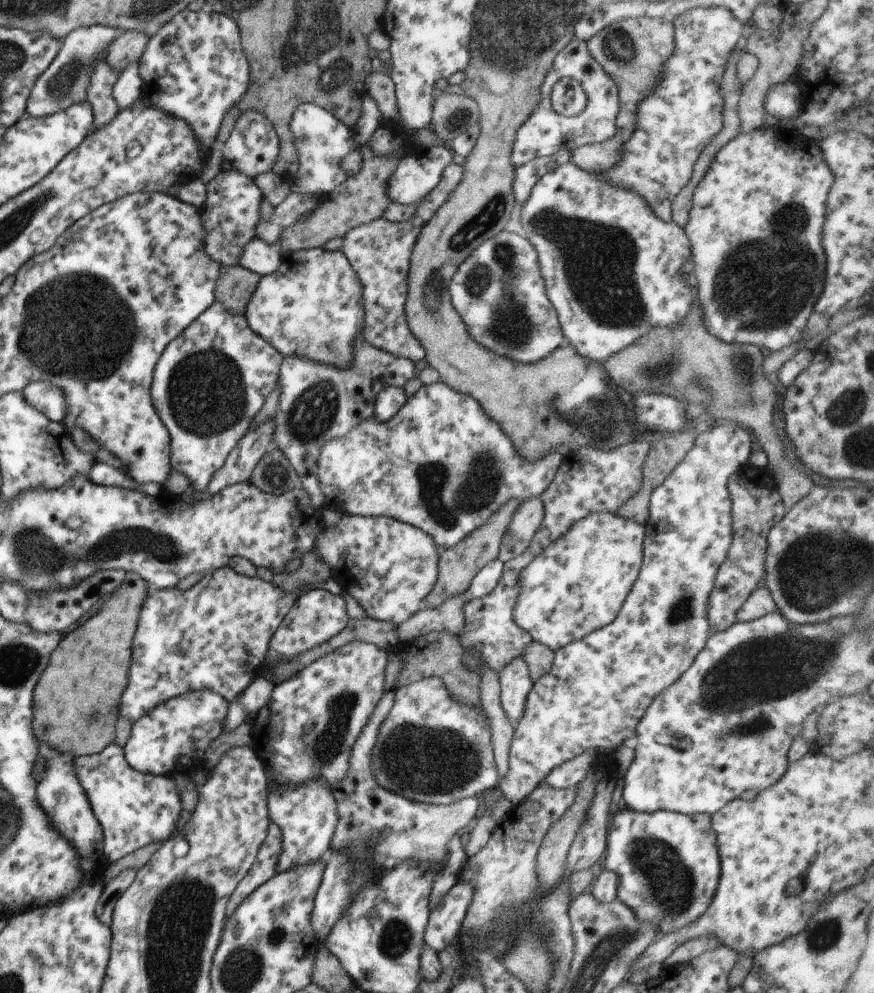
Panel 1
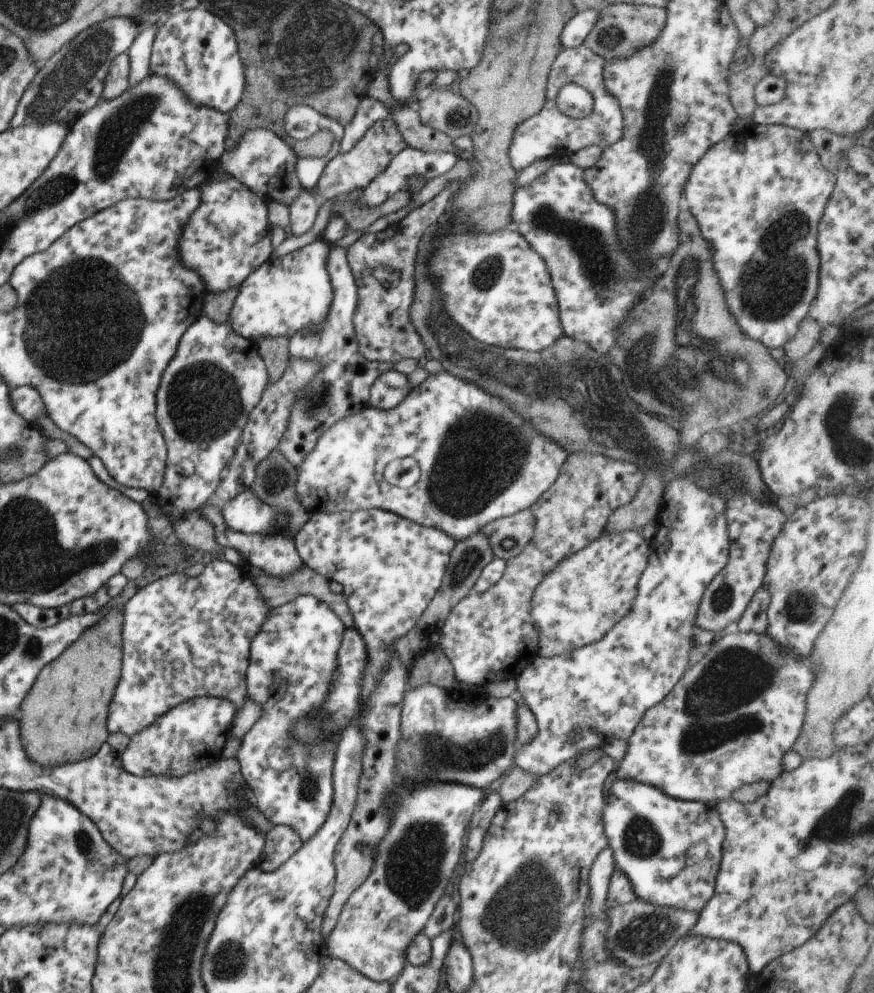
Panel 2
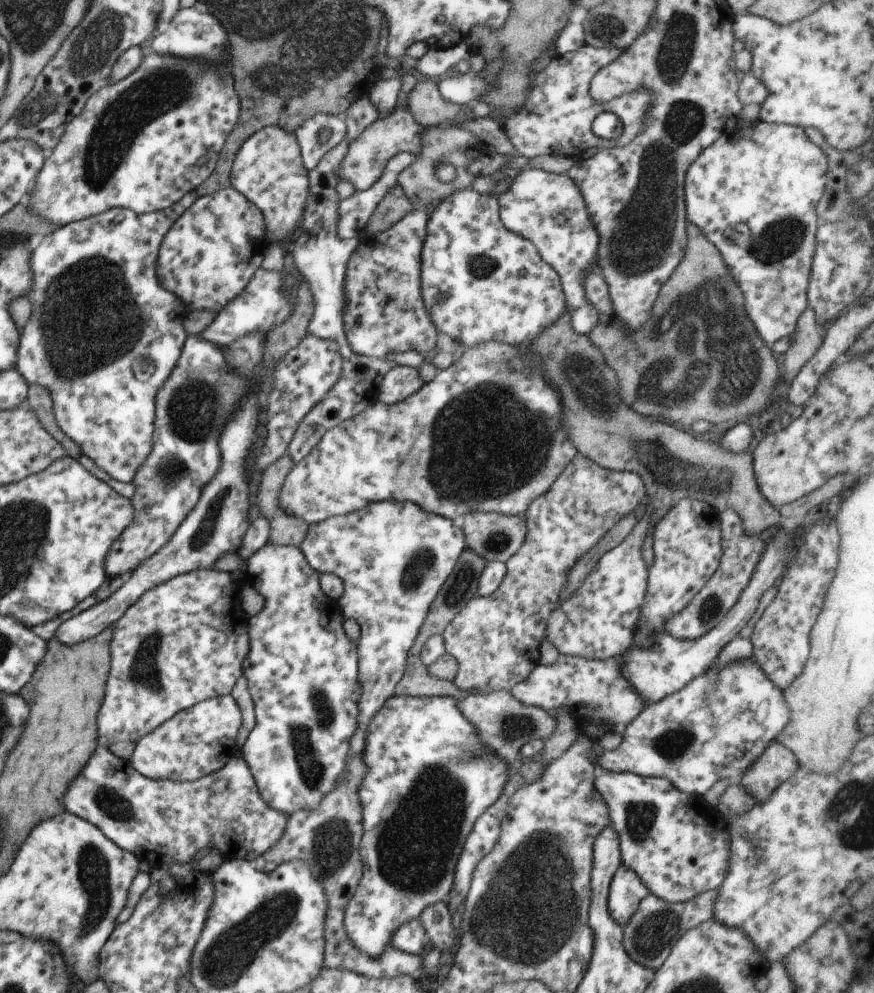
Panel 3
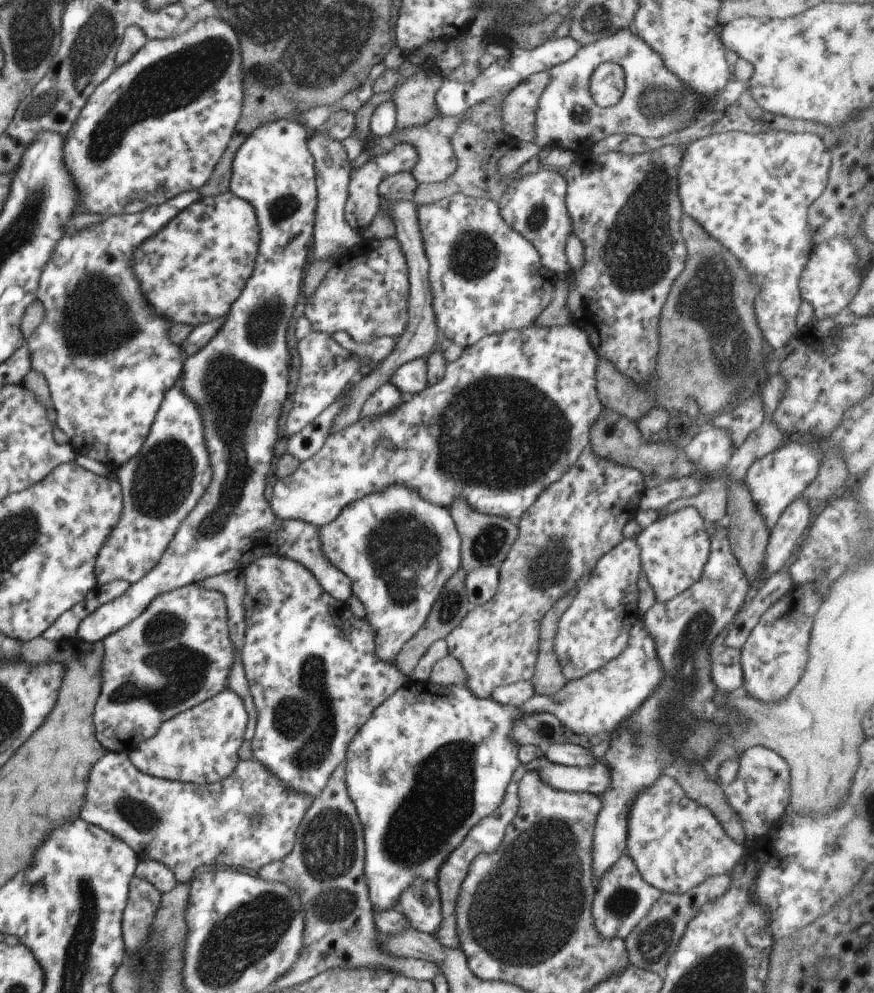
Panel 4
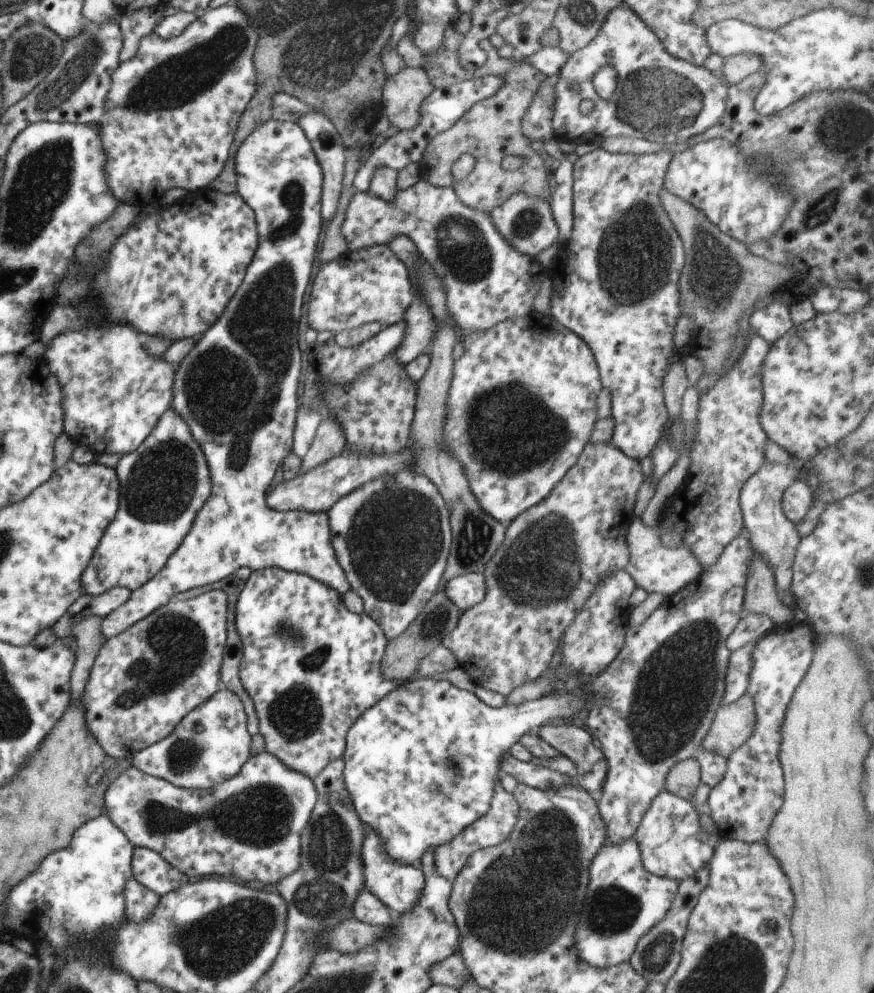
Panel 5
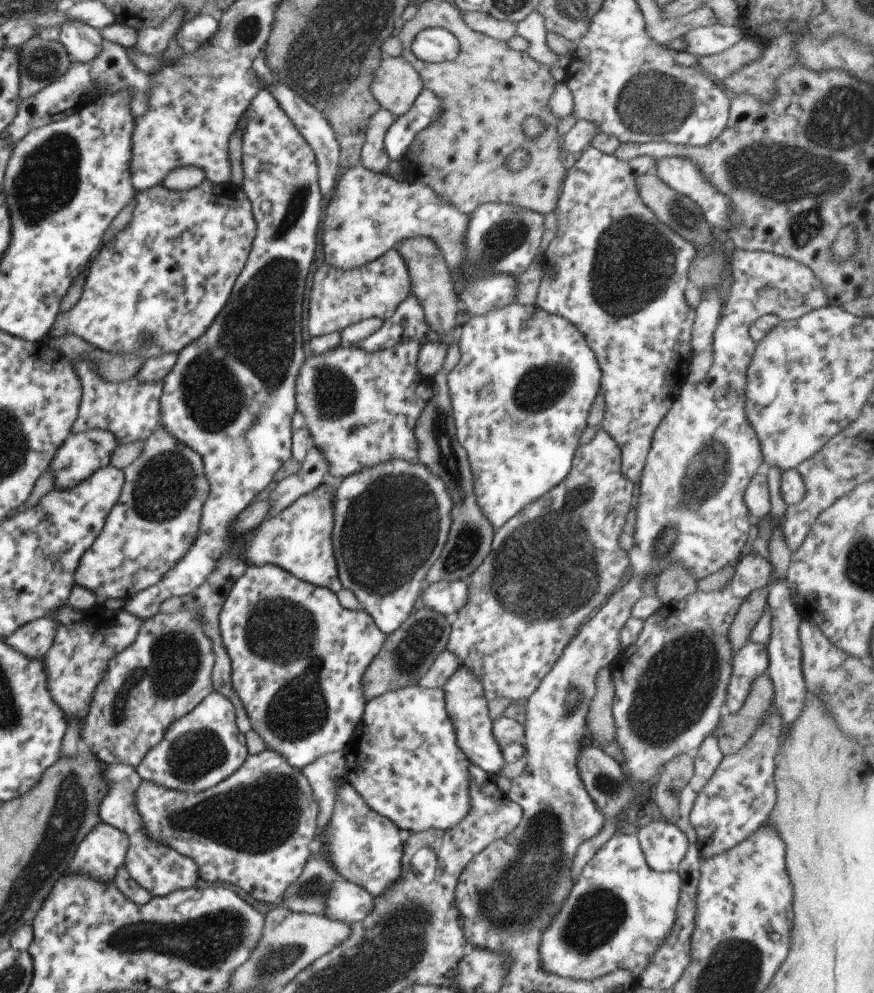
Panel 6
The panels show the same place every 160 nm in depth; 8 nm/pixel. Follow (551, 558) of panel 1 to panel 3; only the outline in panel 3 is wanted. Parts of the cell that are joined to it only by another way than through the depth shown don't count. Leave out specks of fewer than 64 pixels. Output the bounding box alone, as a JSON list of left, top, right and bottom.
[545,514,649,661]

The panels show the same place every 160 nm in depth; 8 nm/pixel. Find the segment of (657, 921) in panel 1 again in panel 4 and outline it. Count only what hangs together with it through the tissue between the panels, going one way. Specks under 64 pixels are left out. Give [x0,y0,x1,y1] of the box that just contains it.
[525,756,744,893]

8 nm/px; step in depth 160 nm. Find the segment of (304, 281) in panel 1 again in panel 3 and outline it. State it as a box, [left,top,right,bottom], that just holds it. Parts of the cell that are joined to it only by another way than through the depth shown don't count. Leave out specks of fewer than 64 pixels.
[197,267,291,347]

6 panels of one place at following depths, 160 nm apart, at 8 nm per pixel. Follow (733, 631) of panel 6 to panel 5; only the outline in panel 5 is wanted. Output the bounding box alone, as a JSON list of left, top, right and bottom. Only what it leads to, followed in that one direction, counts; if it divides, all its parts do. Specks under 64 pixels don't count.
[742,550,792,625]

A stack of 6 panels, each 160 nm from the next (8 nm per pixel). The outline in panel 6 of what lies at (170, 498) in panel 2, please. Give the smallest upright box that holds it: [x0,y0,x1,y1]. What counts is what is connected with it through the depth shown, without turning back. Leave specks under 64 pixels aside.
[73,426,208,604]

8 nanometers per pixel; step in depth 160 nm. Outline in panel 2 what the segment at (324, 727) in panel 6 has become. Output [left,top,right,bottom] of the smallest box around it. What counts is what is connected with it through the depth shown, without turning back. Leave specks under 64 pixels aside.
[212,522,345,843]

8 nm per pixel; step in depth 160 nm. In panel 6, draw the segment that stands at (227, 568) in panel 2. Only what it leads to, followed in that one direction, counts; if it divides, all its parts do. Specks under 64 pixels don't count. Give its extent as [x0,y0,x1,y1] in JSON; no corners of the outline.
[80,608,214,769]

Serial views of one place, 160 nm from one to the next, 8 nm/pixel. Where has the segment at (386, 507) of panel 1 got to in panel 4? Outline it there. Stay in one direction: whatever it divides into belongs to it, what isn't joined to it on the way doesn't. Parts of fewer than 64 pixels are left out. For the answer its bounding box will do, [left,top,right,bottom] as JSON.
[269,323,602,529]

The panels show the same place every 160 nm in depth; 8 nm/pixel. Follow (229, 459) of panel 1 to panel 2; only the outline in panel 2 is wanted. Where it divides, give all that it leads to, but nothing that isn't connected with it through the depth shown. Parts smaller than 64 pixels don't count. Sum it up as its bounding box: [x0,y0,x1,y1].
[208,360,319,504]

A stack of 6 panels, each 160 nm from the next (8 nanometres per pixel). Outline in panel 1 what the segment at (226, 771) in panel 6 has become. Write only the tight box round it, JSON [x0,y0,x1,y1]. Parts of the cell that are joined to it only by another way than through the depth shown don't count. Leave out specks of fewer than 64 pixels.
[122,690,227,774]

